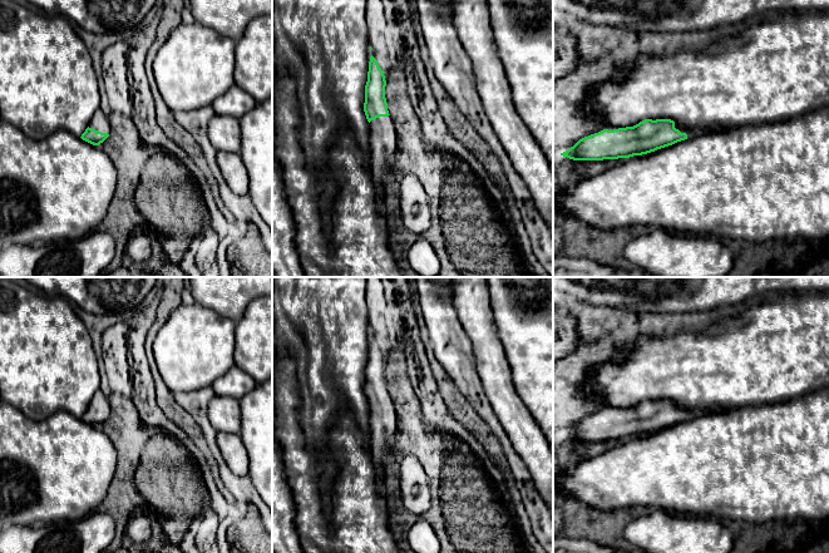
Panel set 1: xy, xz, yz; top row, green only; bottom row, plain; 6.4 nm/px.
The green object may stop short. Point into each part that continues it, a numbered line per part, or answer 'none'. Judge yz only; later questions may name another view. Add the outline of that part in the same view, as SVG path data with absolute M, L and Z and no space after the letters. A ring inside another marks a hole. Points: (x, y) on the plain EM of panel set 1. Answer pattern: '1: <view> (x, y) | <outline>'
1: yz (691, 413) | M675 405L675 409L679 410L681 414L687 415L687 420L695 419L697 416L709 414L709 413L717 413L717 411L724 411L724 410L731 410L734 408L727 408L727 409L720 409L720 408L712 408L712 409L685 409L679 405Z

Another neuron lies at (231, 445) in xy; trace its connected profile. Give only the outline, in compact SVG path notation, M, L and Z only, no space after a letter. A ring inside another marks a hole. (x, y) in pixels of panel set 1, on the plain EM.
M219 431L217 444L230 470L238 477L248 475L250 460L240 434Z

